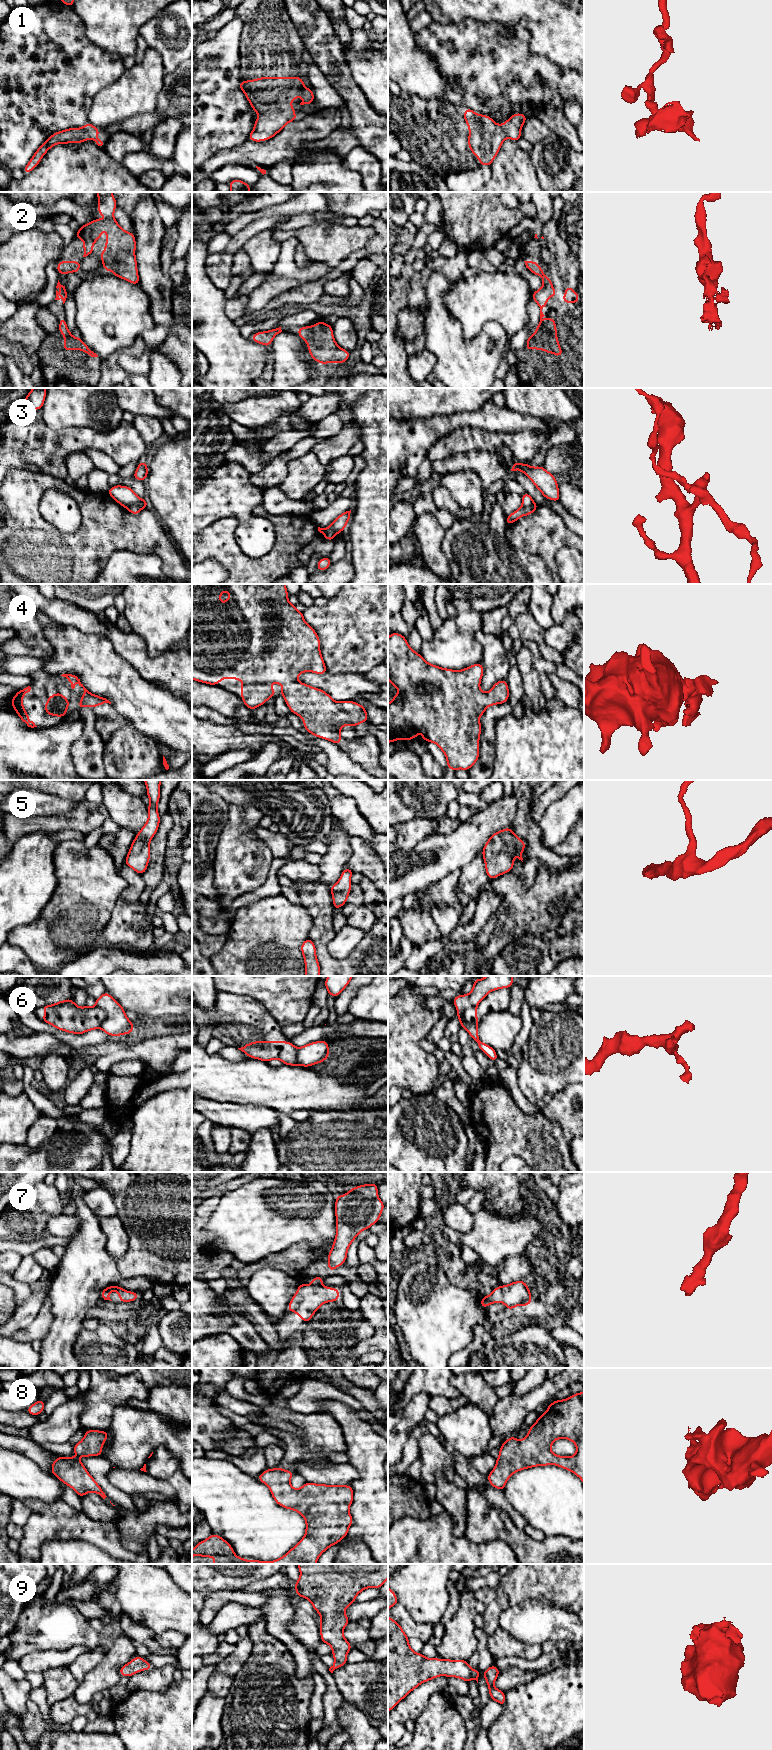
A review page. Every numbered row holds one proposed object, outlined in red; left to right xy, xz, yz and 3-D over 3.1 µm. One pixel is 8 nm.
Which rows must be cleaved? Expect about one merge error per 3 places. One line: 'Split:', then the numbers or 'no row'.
Split: 3, 6

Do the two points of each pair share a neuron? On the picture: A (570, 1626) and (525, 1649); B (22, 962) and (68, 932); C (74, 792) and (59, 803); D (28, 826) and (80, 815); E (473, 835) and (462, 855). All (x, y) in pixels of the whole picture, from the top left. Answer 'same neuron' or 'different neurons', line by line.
A: different neurons
B: different neurons
C: different neurons
D: same neuron
E: same neuron

